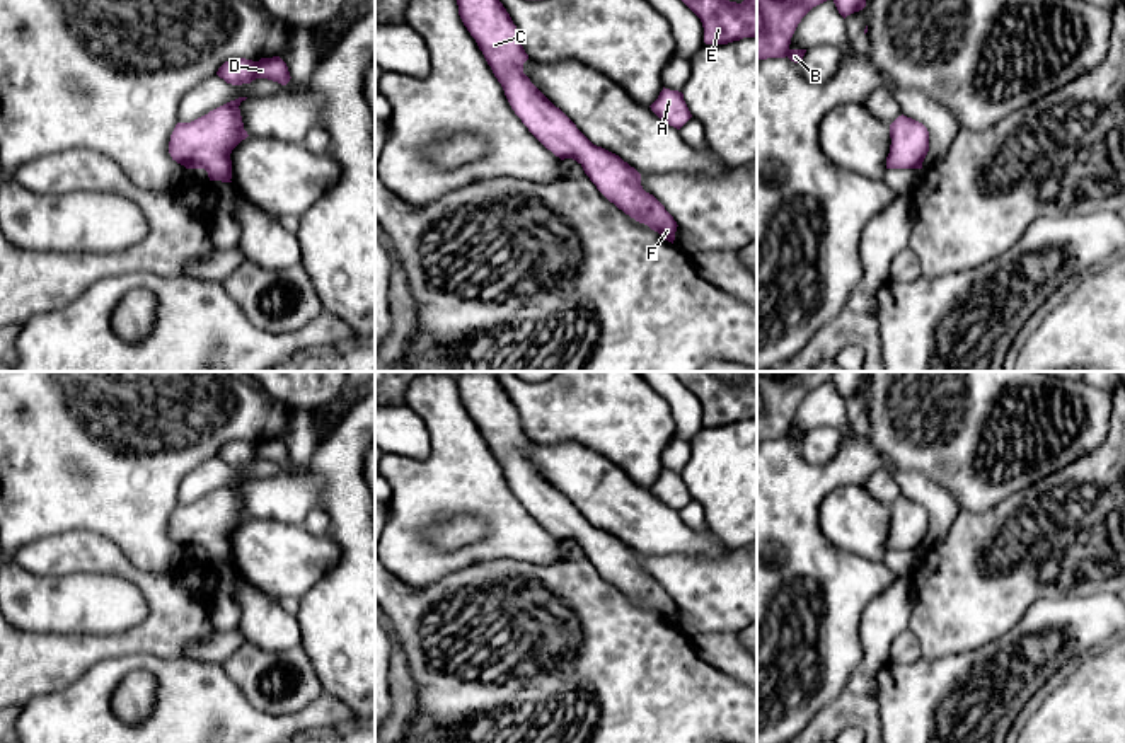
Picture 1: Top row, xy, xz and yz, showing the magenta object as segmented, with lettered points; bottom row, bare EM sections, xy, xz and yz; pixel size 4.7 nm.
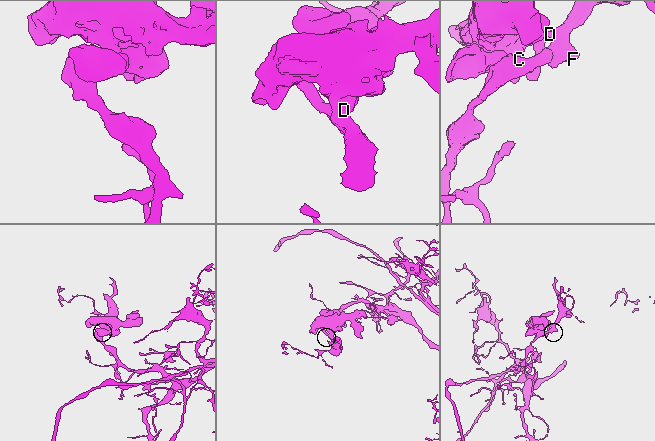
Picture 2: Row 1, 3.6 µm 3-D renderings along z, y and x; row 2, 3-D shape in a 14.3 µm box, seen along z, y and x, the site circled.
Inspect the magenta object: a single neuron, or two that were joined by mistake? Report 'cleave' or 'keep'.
cleave

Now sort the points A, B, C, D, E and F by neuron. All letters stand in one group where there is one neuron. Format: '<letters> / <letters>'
A D E / B C F

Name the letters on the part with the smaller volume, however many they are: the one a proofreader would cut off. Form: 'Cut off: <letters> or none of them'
Cut off: A, D, E

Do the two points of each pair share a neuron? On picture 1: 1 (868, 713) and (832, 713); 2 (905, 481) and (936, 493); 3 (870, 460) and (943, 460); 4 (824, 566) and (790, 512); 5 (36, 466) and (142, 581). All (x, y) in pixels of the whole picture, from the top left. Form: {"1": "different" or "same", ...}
{"1": "same", "2": "same", "3": "different", "4": "same", "5": "different"}

